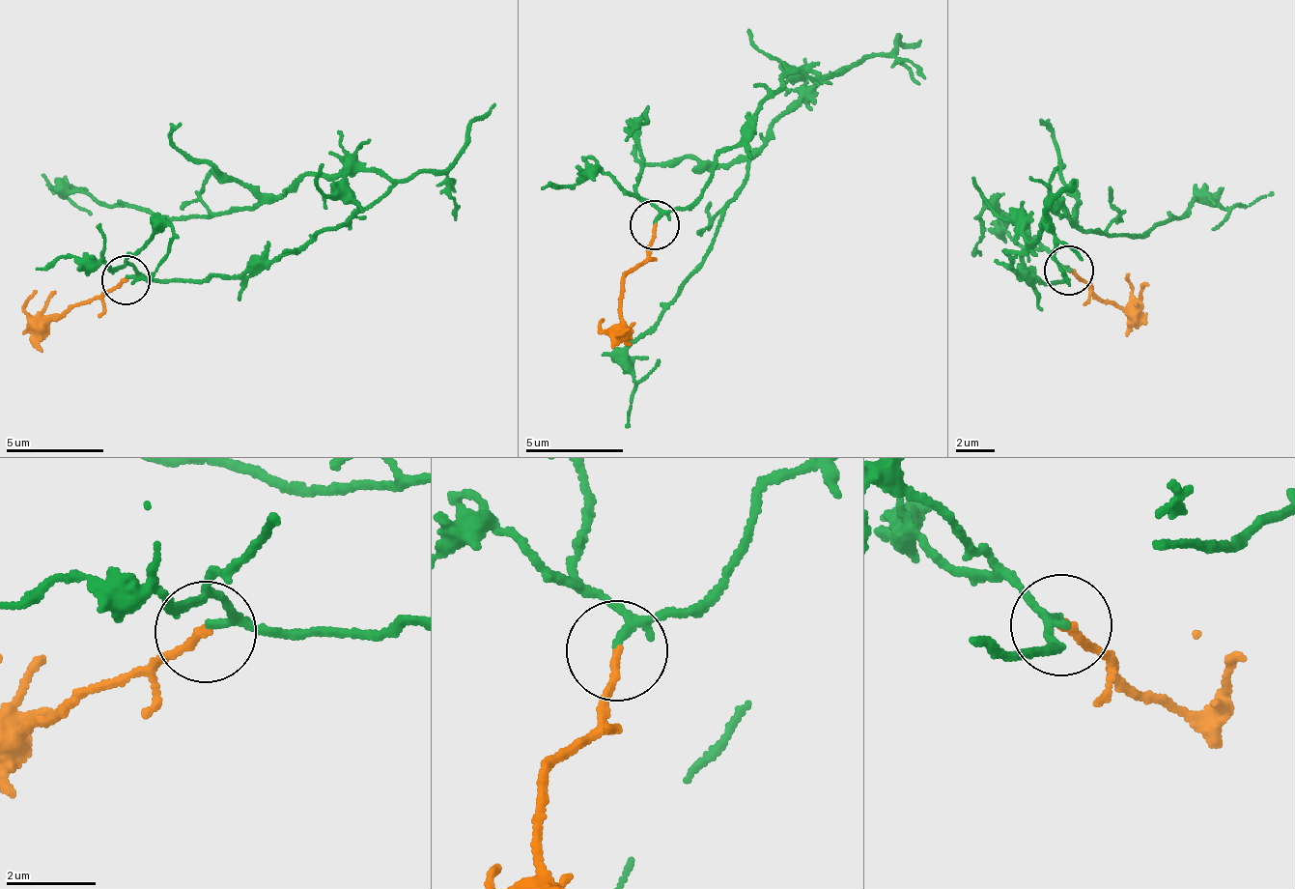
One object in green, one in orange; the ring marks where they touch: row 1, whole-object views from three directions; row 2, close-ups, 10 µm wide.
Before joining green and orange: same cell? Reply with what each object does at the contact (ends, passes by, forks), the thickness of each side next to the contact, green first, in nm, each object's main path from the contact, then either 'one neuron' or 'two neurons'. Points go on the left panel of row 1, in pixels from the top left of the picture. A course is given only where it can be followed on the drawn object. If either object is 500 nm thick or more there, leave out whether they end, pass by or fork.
green passes by; orange ends; calibres 140 and 170 nm; course green (126, 278), (249, 277), (368, 211), (386, 181), (313, 172), (210, 216), (69, 196), (46, 175); course orange (126, 278), (98, 298), (44, 324), (25, 307), (38, 289); one neuron

